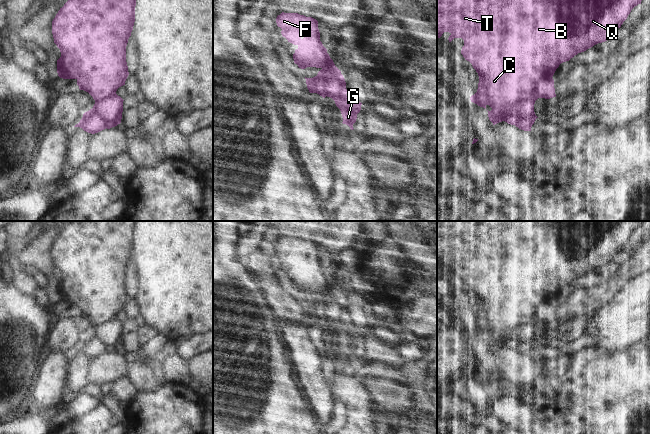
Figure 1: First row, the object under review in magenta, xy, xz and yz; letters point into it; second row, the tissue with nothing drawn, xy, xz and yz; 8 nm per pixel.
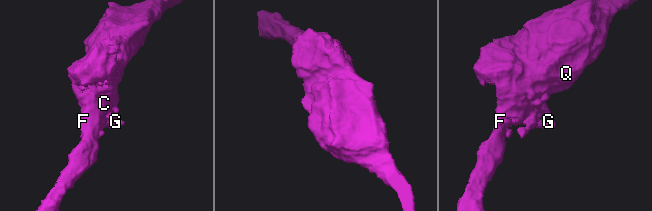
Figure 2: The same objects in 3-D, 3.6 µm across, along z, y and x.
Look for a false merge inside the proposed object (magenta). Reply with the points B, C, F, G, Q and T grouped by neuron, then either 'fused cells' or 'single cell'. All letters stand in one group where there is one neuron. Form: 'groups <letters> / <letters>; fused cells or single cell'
groups B C F Q T / G; fused cells

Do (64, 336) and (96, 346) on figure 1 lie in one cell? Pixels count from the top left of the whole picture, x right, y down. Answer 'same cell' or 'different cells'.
different cells

